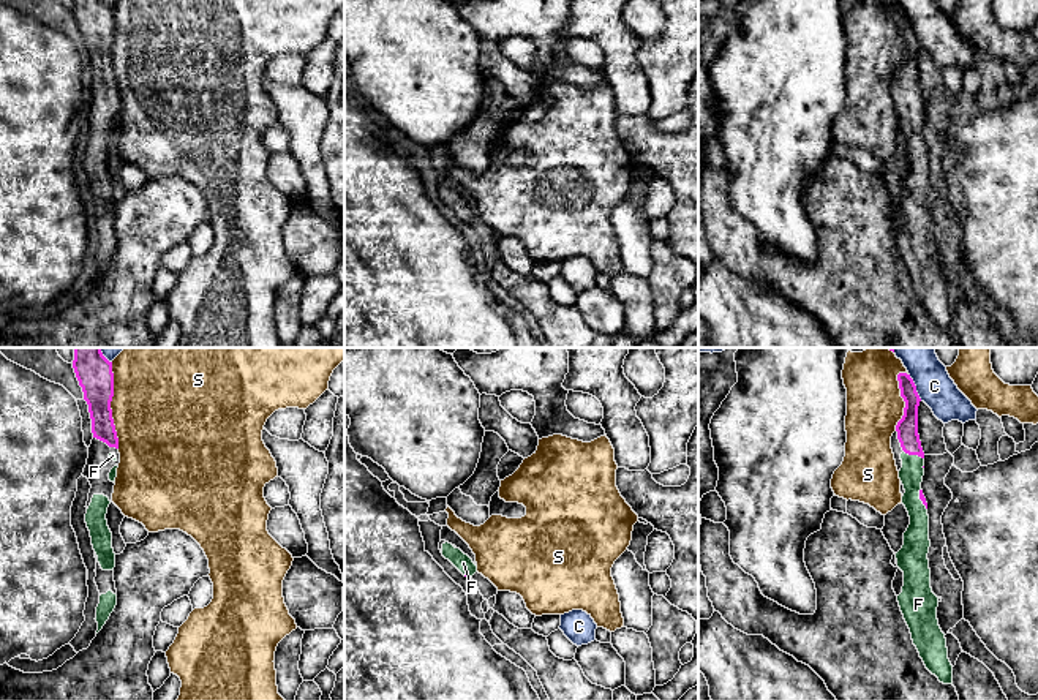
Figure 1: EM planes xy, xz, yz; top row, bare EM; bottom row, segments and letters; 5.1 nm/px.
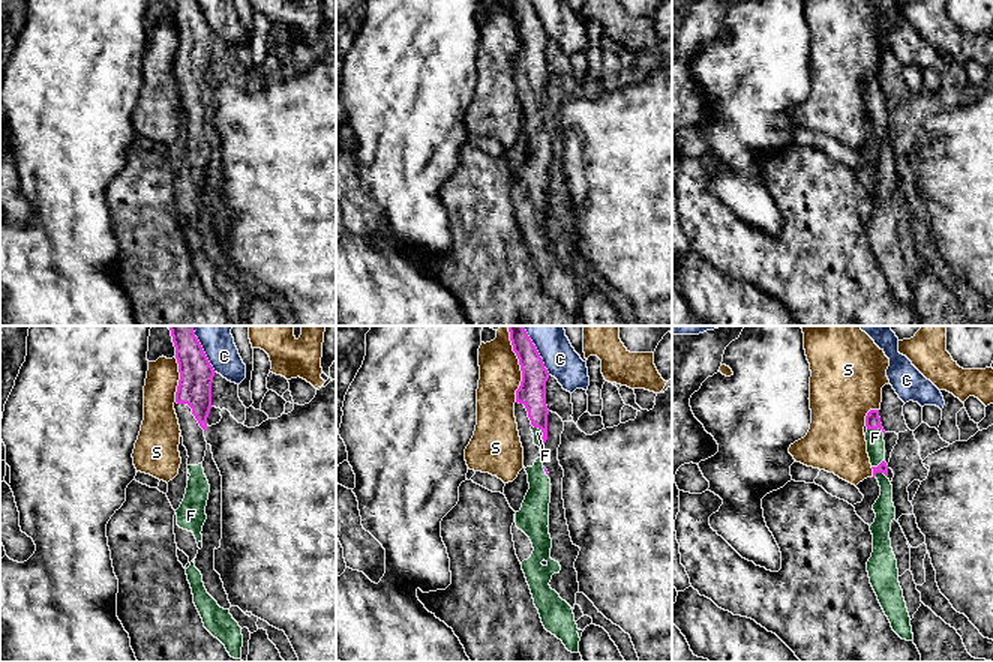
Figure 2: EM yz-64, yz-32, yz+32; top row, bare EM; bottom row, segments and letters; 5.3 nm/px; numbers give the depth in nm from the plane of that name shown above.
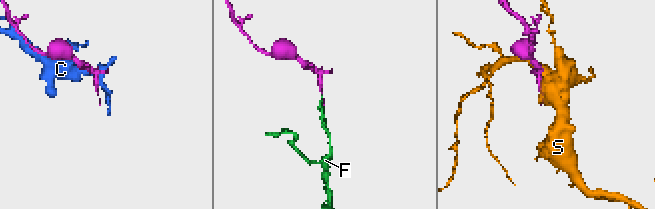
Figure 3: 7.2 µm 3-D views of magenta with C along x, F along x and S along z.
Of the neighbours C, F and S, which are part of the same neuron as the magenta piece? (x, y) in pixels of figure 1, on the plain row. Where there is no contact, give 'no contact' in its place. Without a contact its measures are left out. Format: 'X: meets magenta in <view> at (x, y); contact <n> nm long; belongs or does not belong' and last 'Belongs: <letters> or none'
C: meets magenta in yz at (915, 33); contact 160 nm long; does not belong
F: meets magenta in yz at (913, 100); contact 110 nm long; belongs
S: meets magenta in xy at (109, 51); contact 440 nm long; does not belong
Belongs: F

